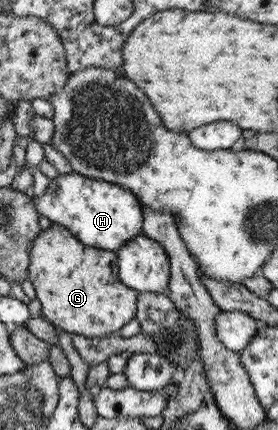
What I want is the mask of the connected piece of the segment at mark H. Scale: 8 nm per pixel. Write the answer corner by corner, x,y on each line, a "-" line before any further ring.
72,170
50,179
42,196
32,196
32,206
51,223
66,228
81,244
100,250
117,252
122,243
136,237
142,228
140,203
131,191
102,179
84,177

